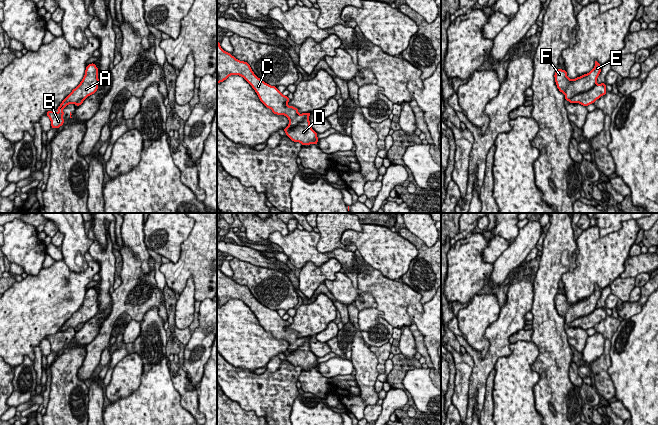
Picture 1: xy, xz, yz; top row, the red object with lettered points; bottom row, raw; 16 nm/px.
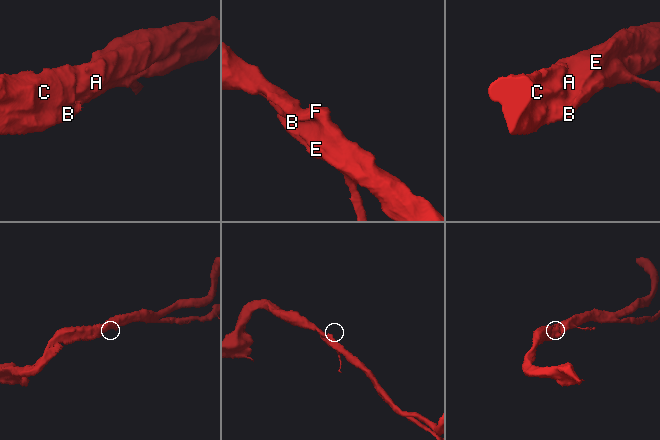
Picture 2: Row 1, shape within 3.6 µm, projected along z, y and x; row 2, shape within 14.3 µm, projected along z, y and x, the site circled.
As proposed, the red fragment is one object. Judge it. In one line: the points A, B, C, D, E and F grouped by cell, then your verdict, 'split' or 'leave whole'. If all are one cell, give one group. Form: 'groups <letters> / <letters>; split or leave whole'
groups A B C D E F; leave whole

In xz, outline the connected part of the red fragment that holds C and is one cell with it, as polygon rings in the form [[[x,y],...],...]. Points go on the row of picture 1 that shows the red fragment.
[[[217,42],[217,83],[223,82],[230,75],[242,76],[255,90],[260,101],[272,110],[274,114],[284,115],[288,118],[289,124],[283,130],[294,142],[302,145],[316,145],[318,142],[317,134],[310,126],[308,113],[298,113],[298,108],[289,106],[290,99],[284,96],[275,86],[271,86],[252,71],[247,62],[240,61],[230,53],[224,51],[220,42]]]

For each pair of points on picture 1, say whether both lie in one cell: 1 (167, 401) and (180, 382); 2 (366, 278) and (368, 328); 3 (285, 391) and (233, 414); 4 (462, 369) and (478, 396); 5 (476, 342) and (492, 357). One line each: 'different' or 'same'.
1: different
2: different
3: different
4: different
5: different

